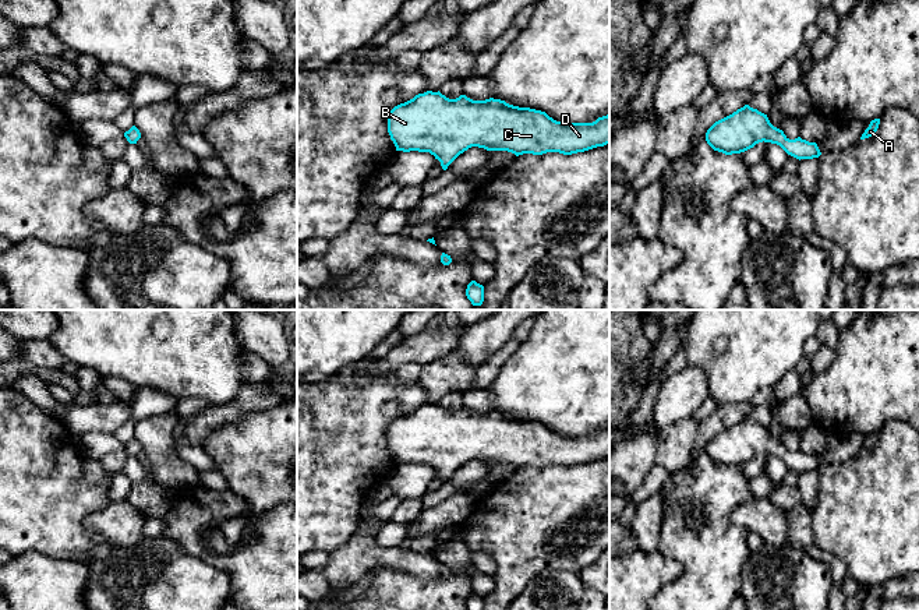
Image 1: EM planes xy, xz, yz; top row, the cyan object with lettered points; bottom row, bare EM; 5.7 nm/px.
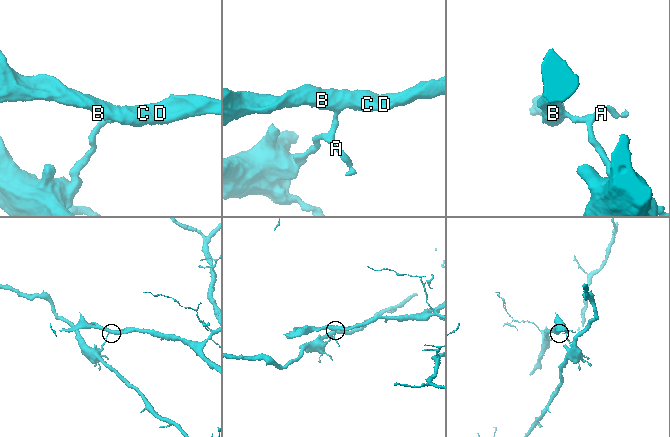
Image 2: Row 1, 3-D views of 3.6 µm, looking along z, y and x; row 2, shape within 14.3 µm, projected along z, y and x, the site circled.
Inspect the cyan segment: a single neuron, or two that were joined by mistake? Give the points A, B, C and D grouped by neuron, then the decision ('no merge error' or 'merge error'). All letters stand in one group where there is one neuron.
A / B C D | merge error

